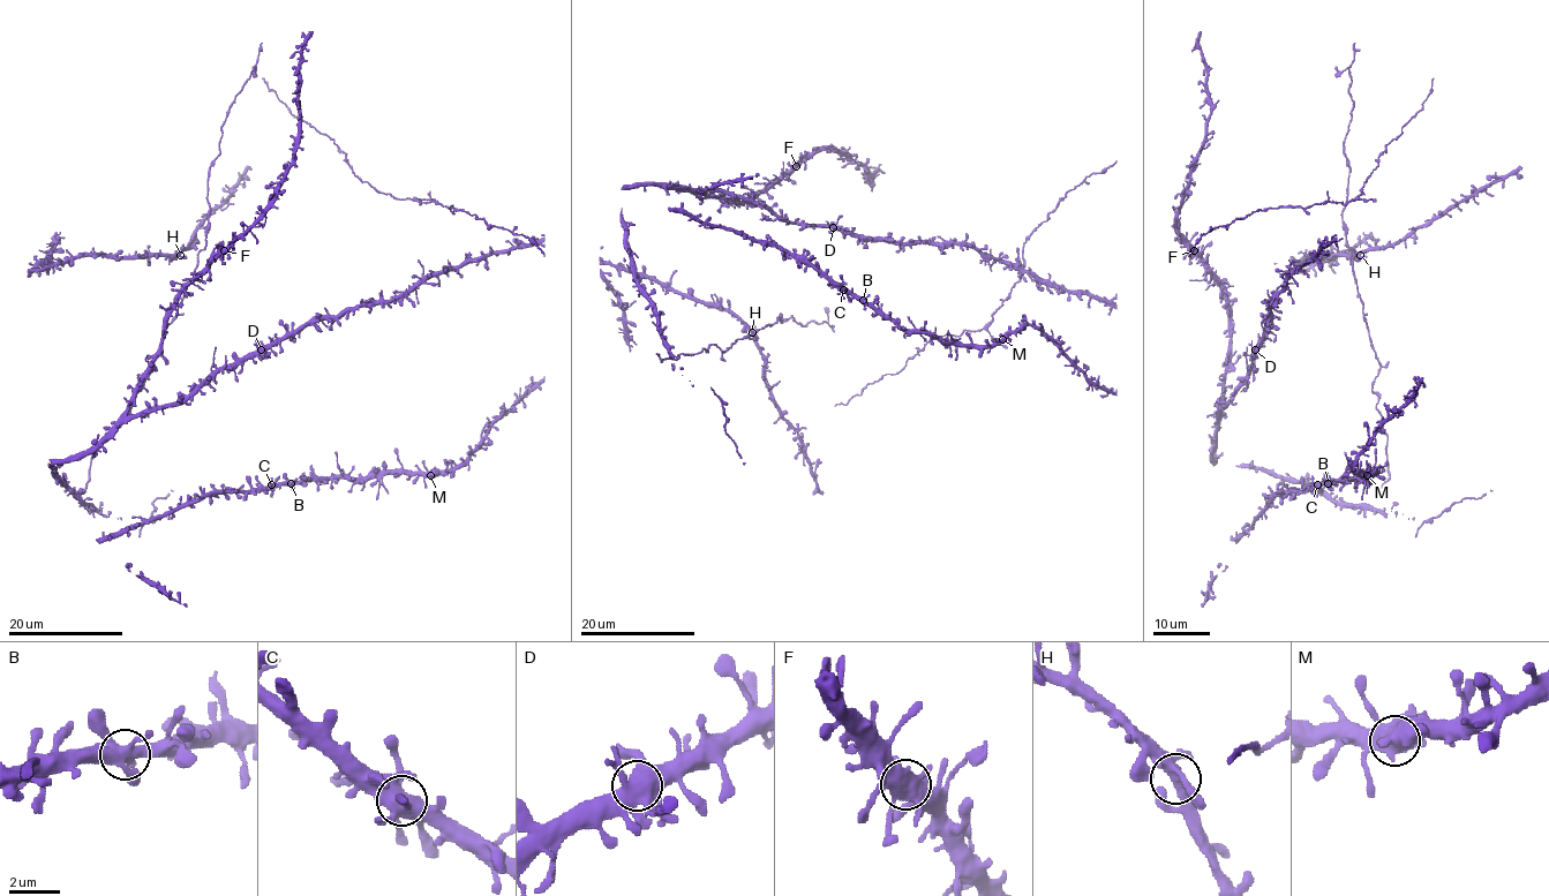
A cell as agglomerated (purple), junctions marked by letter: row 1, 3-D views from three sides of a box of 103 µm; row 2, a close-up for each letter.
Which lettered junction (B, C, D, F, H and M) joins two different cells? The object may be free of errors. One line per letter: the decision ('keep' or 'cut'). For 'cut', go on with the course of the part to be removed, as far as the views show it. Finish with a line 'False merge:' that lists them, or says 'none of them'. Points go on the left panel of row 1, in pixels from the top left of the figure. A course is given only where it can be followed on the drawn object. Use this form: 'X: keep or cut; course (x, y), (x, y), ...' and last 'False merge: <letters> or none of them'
B: keep
C: keep
D: keep
F: keep
H: keep
M: keep
False merge: none of them

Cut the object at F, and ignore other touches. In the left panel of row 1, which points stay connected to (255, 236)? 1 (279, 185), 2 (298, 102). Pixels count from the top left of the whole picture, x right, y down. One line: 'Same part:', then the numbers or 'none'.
Same part: 1, 2

